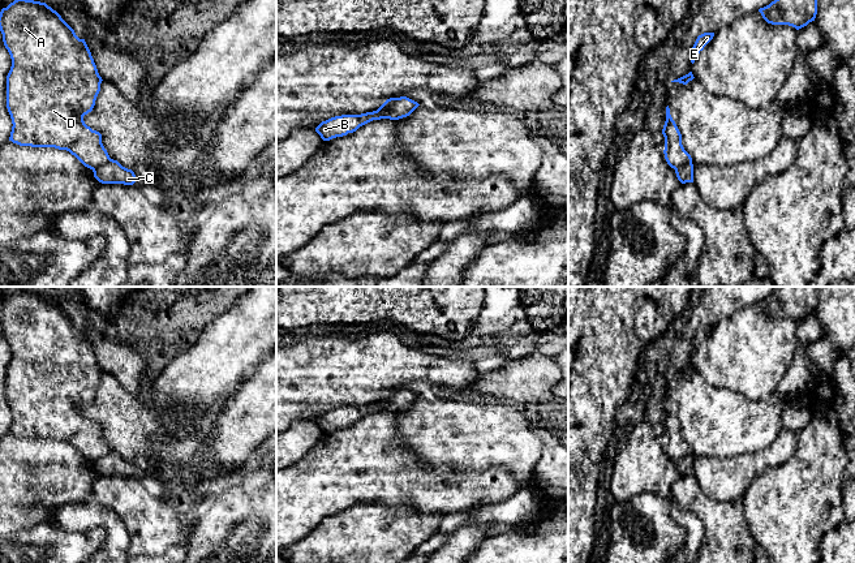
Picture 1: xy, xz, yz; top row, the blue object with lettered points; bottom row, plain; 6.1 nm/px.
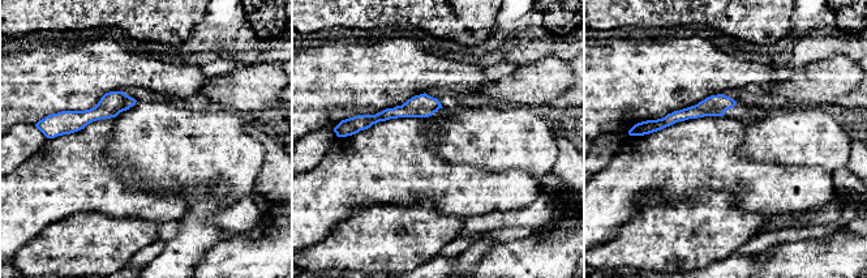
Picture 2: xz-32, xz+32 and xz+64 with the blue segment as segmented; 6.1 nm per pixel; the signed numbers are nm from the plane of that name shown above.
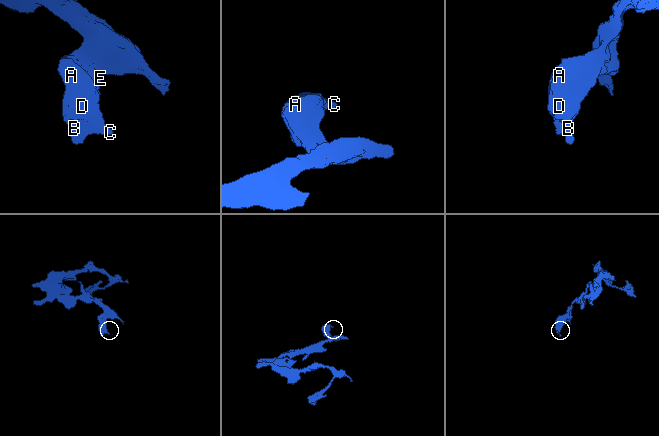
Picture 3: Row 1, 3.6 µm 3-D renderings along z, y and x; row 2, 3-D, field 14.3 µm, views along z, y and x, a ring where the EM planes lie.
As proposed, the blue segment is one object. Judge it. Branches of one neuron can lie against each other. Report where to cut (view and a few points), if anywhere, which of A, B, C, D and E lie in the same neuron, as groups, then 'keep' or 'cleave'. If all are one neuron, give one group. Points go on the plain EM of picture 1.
cut xz (396, 390), (379, 409); groups A B D E / C; cleave

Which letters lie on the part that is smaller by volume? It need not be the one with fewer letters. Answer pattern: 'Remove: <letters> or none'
Remove: C

